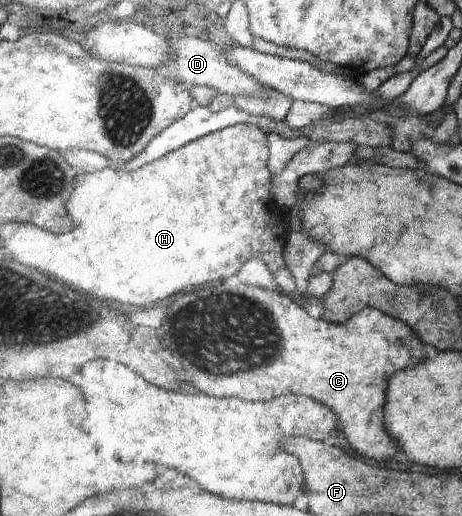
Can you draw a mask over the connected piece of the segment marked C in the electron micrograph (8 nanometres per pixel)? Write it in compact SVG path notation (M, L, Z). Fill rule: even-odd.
M230 278L222 284L178 294L174 304L166 308L164 326L168 326L168 335L162 338L162 348L180 352L184 372L192 374L196 380L202 380L194 382L200 392L210 396L234 396L242 400L274 400L284 394L310 396L312 400L334 408L334 412L342 416L342 430L352 448L362 456L390 460L400 452L400 444L390 438L384 426L386 382L394 374L414 368L426 358L422 342L403 320L368 307L344 324L330 324L326 320L308 316L304 306L300 308L285 294L248 286L238 282L238 278Z

